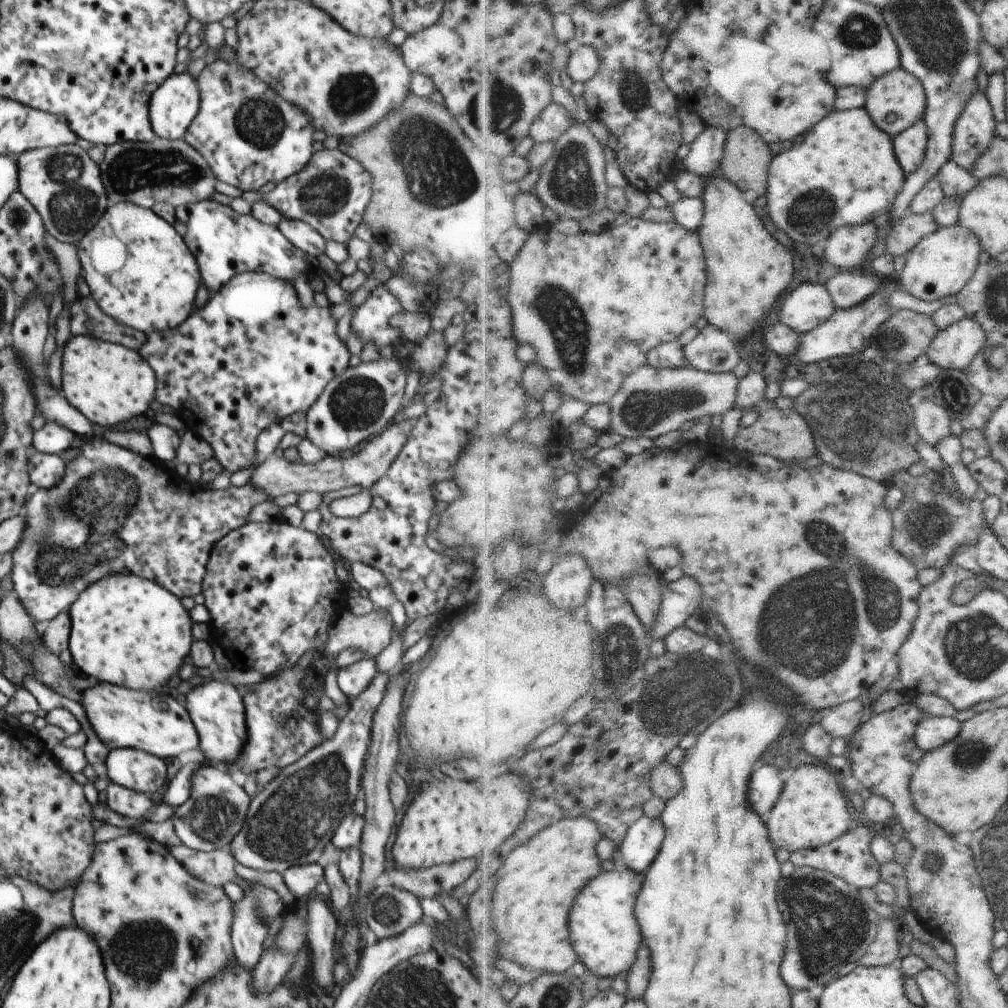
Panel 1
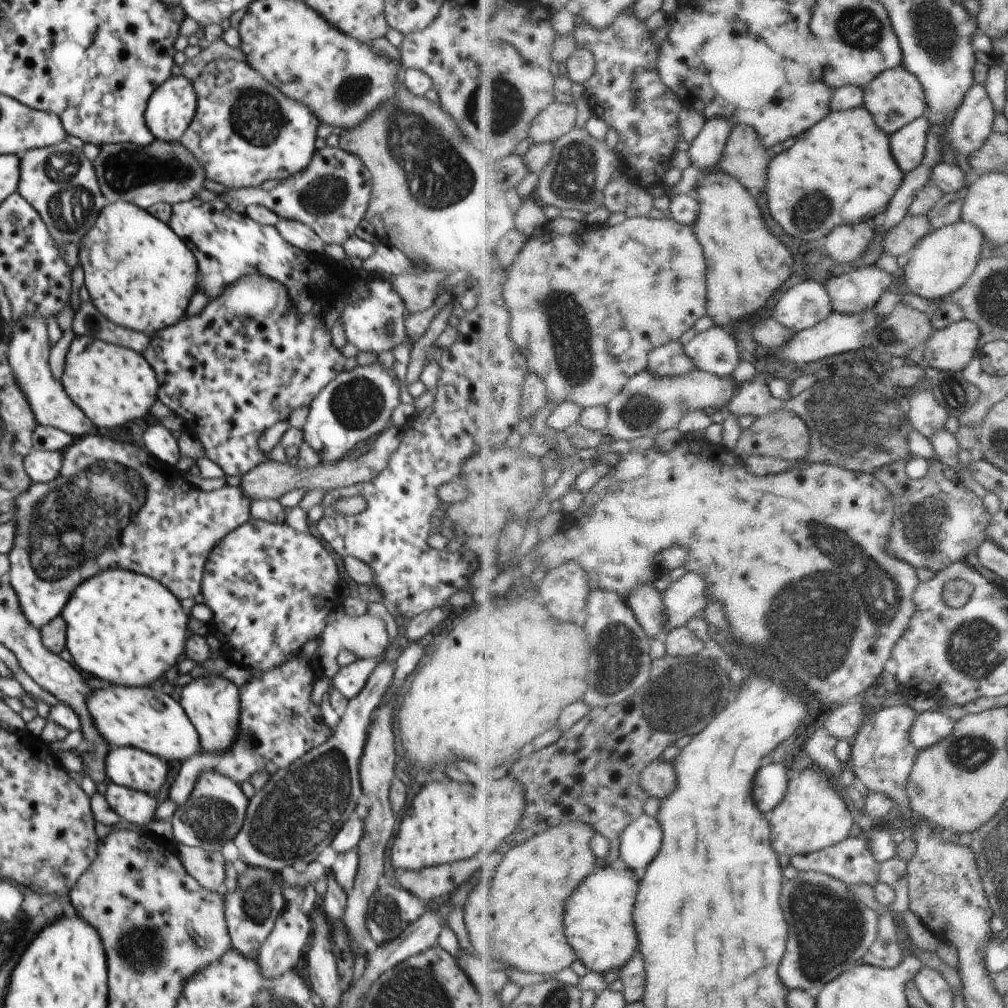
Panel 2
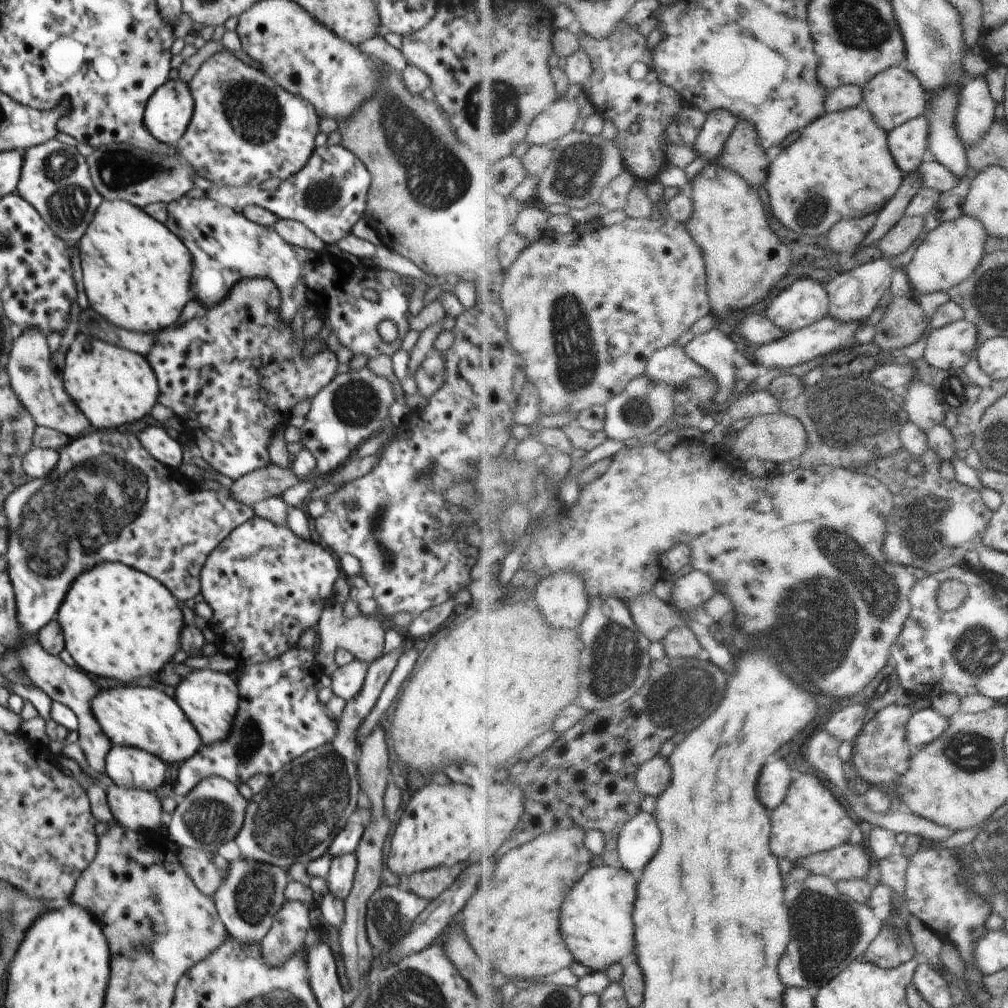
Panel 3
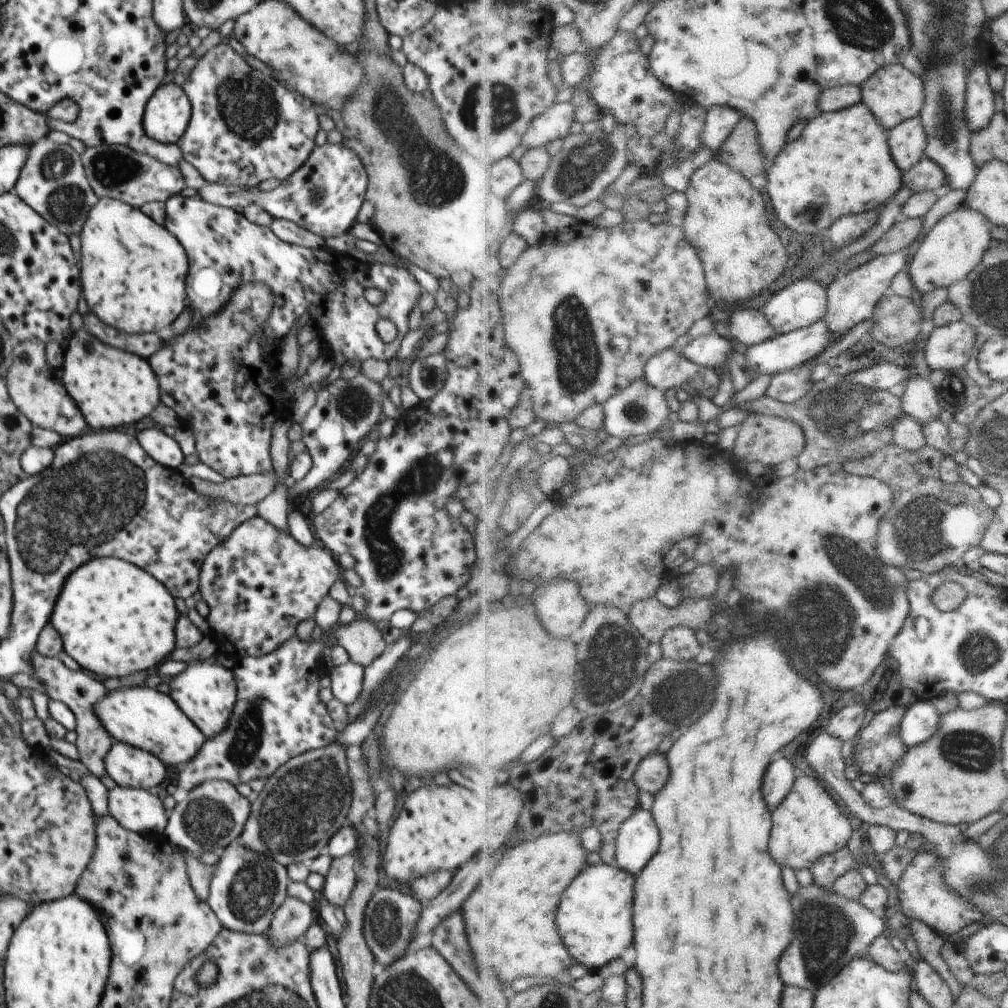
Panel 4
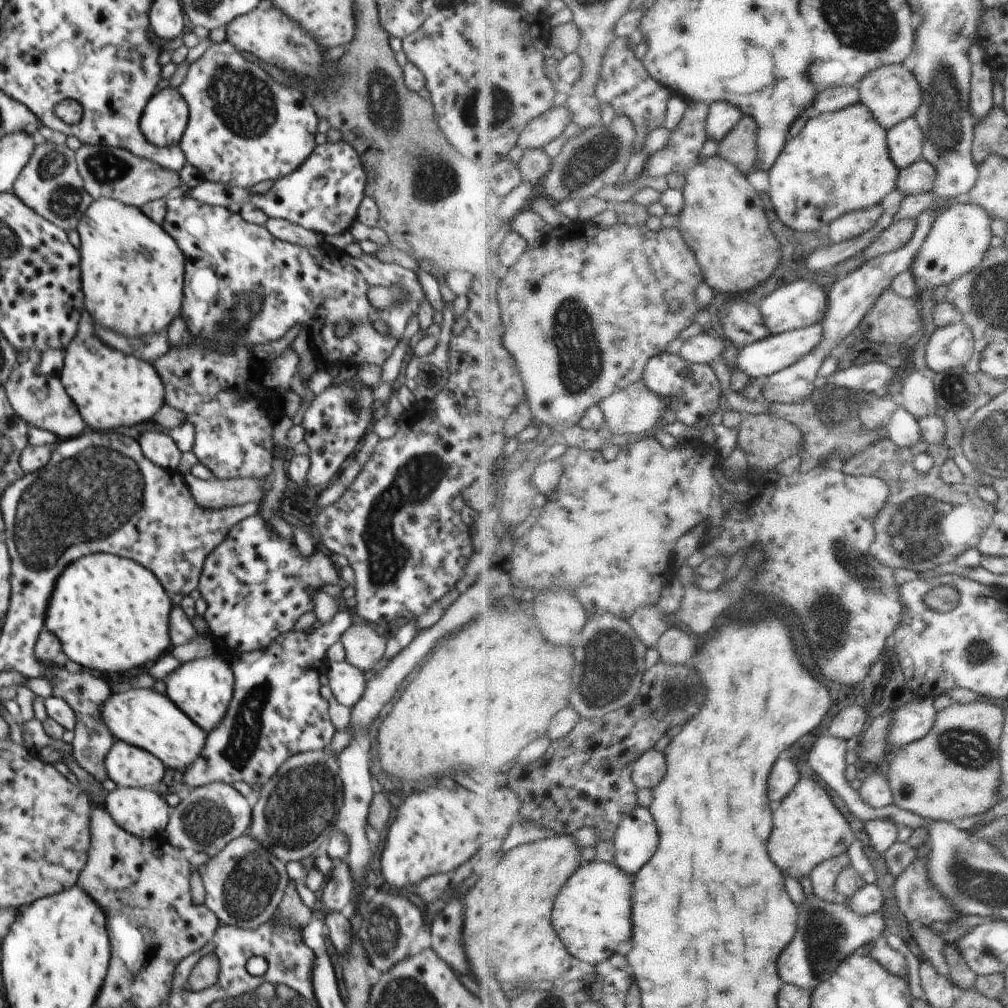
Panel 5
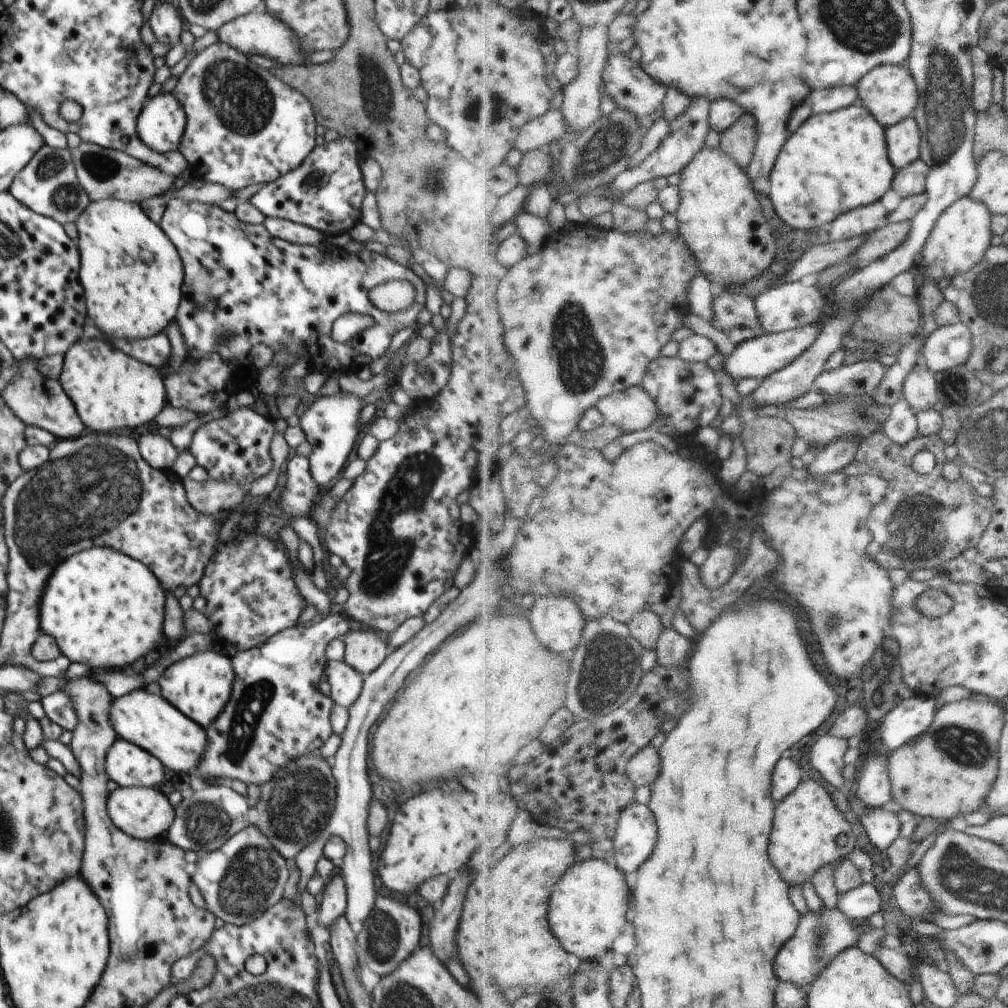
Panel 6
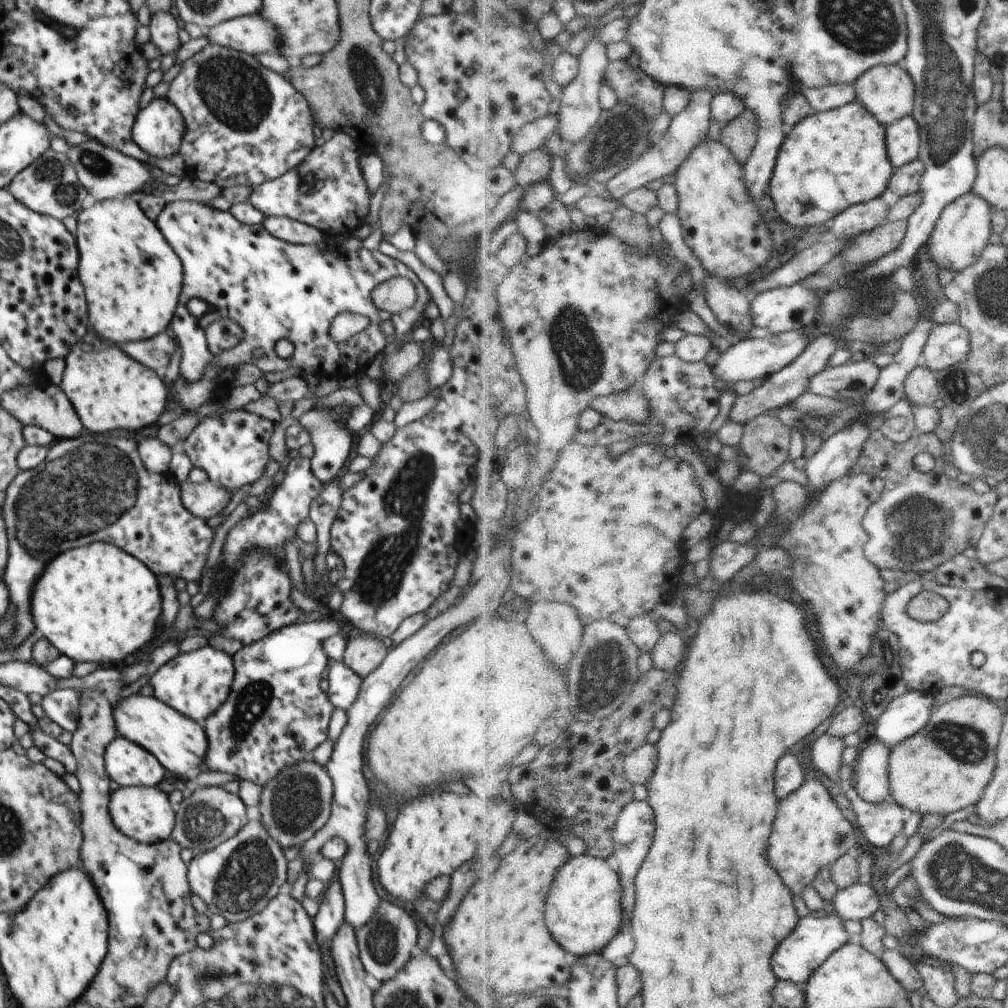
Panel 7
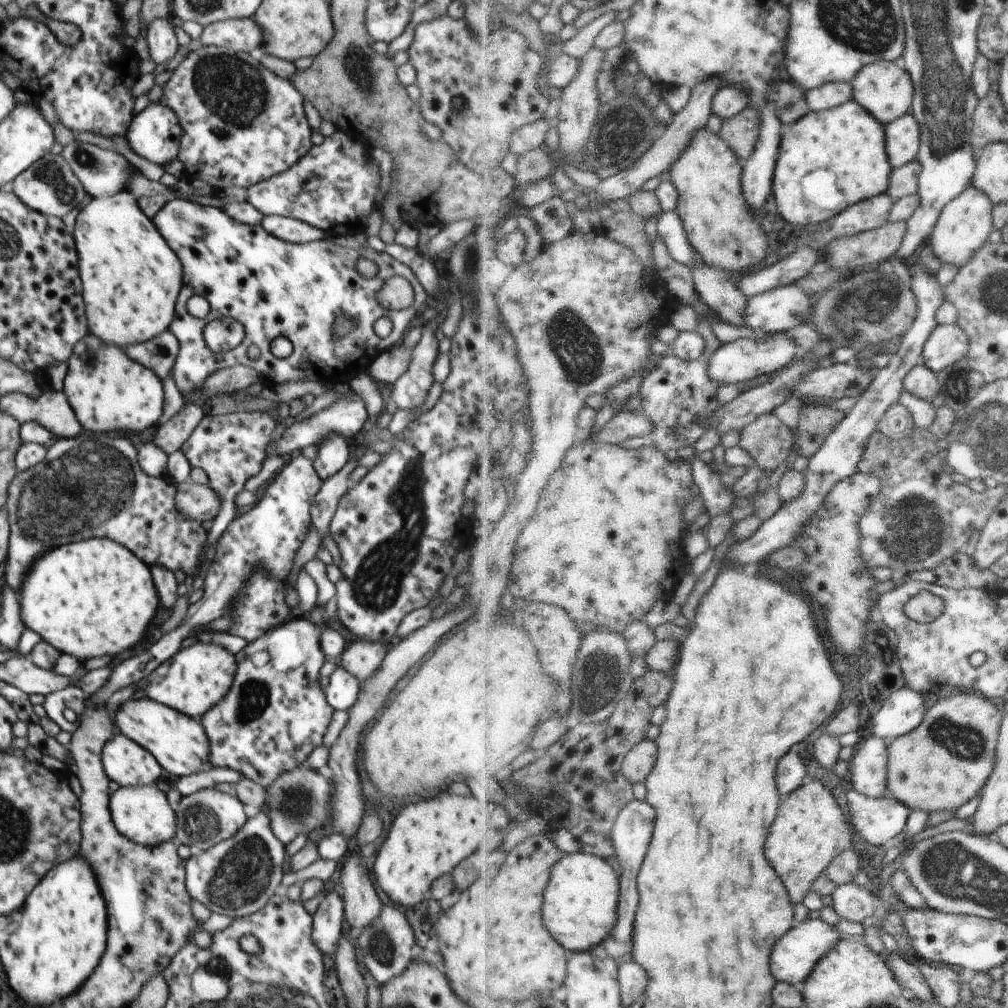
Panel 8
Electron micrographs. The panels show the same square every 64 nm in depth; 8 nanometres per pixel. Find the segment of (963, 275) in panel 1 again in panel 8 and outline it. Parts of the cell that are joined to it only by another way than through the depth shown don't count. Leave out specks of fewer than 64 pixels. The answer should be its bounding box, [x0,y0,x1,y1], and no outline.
[929,185,994,268]

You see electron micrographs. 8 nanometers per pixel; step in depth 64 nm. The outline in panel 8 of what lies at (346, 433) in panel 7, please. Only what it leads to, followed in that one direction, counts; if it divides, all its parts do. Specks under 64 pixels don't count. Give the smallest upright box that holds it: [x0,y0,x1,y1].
[313,434,350,480]

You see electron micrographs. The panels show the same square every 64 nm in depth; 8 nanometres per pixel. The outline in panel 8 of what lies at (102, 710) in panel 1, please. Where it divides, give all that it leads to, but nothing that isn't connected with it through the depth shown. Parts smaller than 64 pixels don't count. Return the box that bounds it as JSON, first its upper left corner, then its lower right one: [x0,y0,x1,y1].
[114,697,212,776]

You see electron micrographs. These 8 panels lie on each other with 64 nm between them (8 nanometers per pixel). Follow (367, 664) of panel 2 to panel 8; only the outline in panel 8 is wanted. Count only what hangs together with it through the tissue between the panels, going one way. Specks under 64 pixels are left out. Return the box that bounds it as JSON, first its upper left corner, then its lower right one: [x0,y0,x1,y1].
[325,664,360,711]

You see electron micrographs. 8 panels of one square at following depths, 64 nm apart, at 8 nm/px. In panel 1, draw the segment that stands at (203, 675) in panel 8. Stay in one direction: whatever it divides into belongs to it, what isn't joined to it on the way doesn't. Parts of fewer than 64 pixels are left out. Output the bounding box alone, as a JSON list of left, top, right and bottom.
[185,680,247,766]

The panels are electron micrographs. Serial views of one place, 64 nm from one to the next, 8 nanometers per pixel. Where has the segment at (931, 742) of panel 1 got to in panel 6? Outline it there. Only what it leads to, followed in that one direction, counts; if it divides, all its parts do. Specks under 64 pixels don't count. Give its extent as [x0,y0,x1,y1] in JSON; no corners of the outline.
[882,695,936,752]

